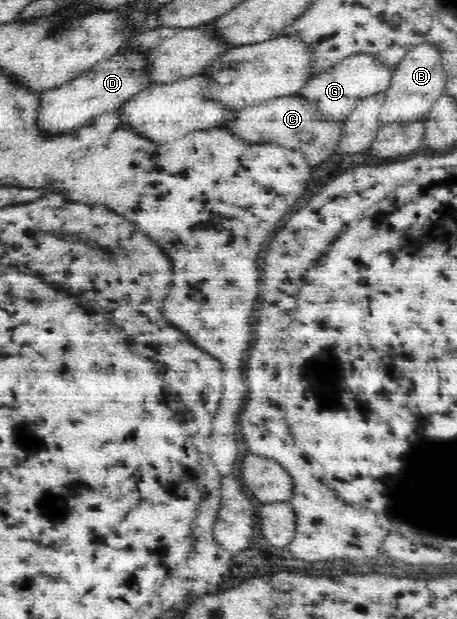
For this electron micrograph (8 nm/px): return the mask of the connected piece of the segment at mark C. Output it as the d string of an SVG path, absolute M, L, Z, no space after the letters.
M297 94L279 96L254 106L235 110L231 121L224 127L247 143L268 143L293 151L300 151L310 166L319 165L329 155L334 155L343 135L344 122L325 120L321 112Z

